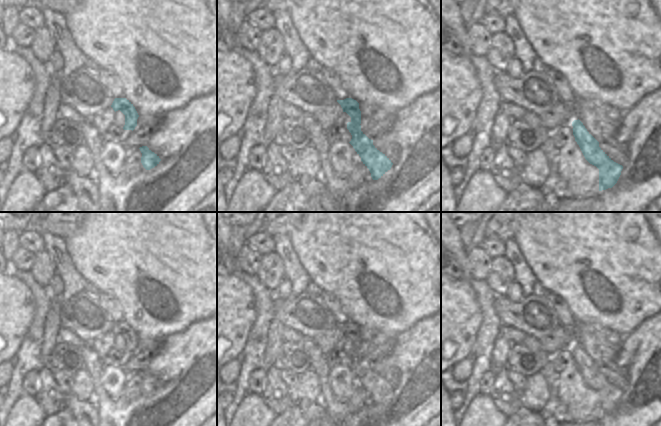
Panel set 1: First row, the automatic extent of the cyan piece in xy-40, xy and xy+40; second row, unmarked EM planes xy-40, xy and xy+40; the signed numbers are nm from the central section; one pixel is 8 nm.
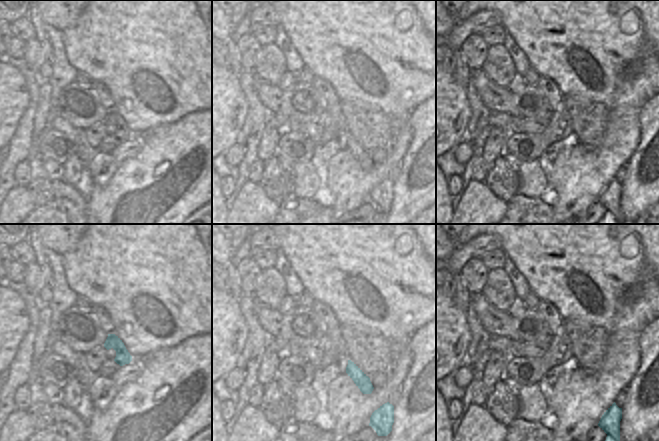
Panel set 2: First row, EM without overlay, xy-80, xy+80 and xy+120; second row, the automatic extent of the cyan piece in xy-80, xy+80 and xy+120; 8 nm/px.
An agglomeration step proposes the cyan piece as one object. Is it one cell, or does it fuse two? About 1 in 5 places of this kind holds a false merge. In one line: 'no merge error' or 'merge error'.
no merge error

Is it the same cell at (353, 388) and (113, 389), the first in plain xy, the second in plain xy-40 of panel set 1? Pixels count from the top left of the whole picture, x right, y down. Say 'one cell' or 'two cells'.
one cell

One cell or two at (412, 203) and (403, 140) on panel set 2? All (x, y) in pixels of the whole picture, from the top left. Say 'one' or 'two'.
two

